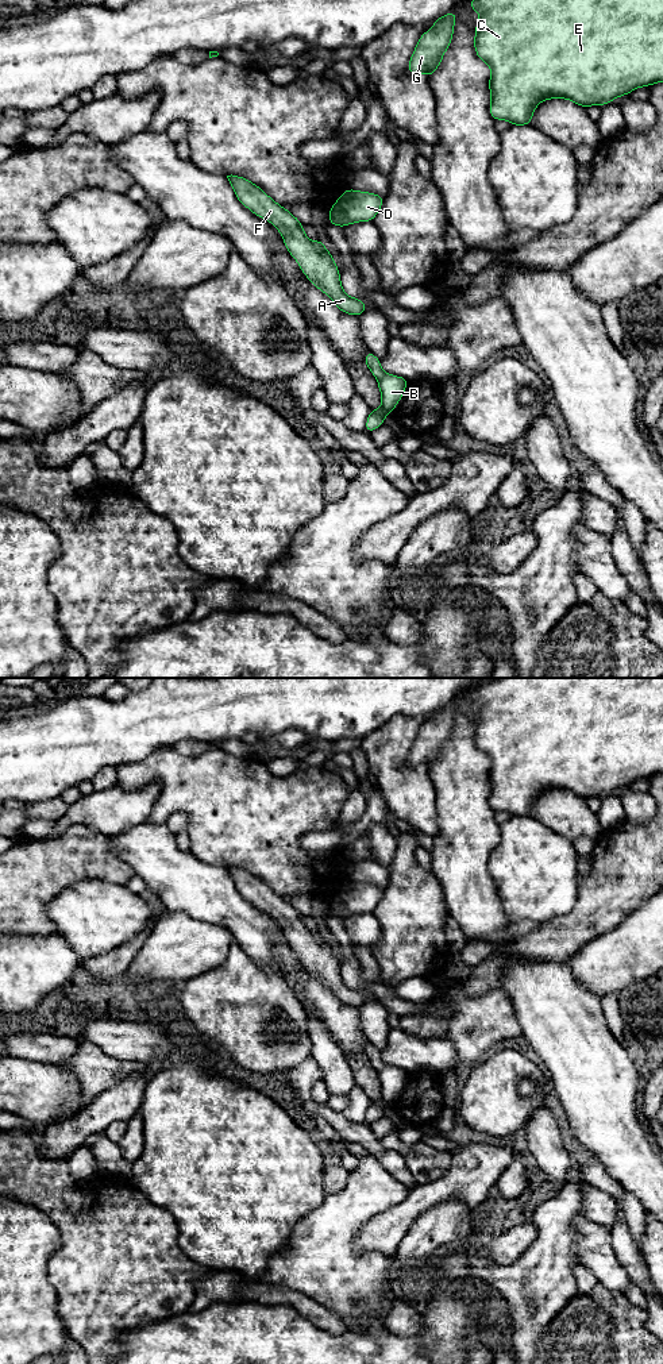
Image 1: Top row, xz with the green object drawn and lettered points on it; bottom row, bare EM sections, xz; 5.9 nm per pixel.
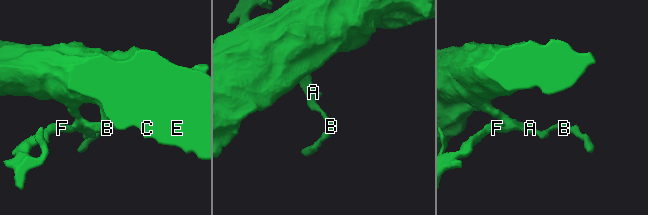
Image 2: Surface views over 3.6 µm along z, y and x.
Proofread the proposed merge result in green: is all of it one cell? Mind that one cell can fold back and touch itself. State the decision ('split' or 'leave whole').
leave whole

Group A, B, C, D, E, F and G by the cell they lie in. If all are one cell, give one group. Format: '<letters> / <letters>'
A B C D E F G

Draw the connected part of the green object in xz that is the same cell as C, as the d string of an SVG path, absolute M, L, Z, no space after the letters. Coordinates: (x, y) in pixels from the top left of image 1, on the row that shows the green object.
M470 0L470 8L481 15L475 26L474 47L478 58L492 69L489 112L494 120L529 126L535 108L543 100L567 99L583 108L604 105L636 88L663 81L663 0Z

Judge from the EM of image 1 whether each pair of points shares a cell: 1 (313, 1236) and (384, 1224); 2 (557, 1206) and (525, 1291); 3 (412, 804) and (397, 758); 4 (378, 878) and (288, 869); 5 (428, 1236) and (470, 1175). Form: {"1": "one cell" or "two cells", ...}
{"1": "two cells", "2": "one cell", "3": "one cell", "4": "two cells", "5": "two cells"}

